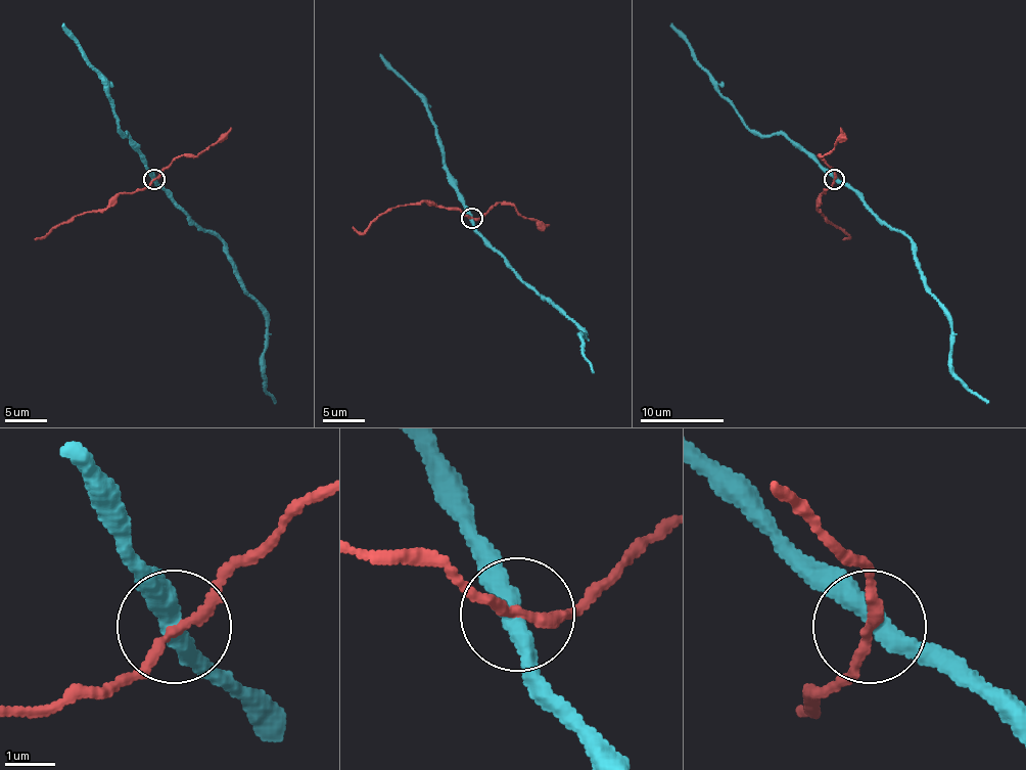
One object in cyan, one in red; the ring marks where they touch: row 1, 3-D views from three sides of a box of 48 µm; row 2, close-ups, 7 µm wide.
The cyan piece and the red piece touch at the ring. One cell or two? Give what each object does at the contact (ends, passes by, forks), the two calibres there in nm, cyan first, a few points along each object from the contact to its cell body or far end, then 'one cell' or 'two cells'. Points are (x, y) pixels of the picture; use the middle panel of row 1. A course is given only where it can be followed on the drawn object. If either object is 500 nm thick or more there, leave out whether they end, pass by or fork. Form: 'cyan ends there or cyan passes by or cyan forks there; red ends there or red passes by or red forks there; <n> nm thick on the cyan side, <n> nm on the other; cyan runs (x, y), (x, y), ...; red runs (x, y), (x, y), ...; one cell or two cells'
cyan passes by; red passes by; 400 nm thick on the cyan side, 190 nm on the other; cyan runs (472, 218), (472, 226), (514, 272), (583, 332), (580, 351), (594, 372); red runs (472, 218), (458, 209), (436, 207), (422, 200), (390, 207), (362, 232), (353, 226); two cells

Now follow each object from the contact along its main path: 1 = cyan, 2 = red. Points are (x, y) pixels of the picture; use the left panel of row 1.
1: (154, 178), (196, 224), (211, 230), (223, 243), (240, 287), (259, 306), (265, 318), (263, 388), (276, 402)
2: (154, 178), (140, 191), (119, 193), (104, 208), (73, 216), (44, 236), (35, 239)

